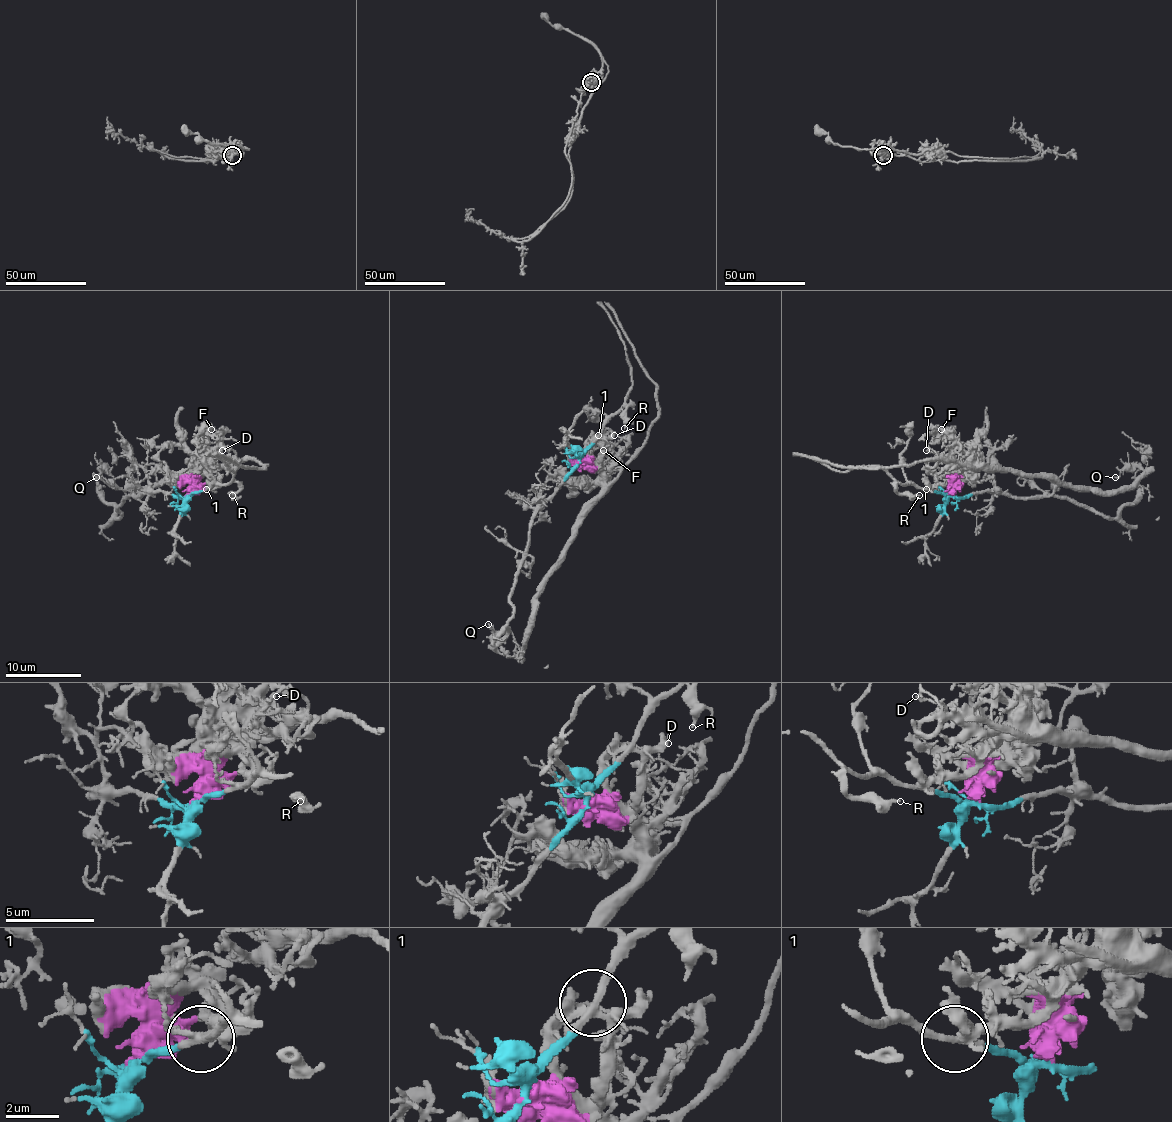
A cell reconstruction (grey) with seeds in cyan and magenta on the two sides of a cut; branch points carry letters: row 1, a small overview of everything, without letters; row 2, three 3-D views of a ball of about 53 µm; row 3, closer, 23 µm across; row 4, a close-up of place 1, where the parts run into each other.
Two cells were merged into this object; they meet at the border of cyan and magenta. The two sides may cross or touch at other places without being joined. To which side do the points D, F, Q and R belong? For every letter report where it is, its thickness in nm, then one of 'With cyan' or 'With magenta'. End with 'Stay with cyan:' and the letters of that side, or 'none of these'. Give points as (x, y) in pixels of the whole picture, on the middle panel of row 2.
D: Place: (614, 435). Thickness 120 nm. With magenta
F: Place: (603, 450). Thickness 130 nm. With magenta
Q: Place: (488, 624). Thickness 140 nm. With cyan
R: Place: (624, 428). Thickness 280 nm. With cyan
Stay with cyan: Q, R

